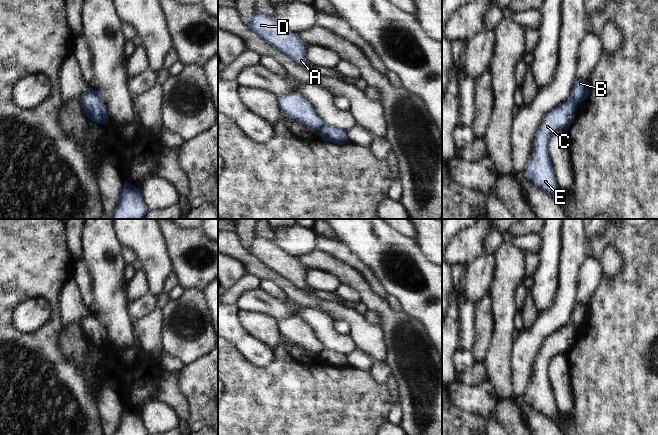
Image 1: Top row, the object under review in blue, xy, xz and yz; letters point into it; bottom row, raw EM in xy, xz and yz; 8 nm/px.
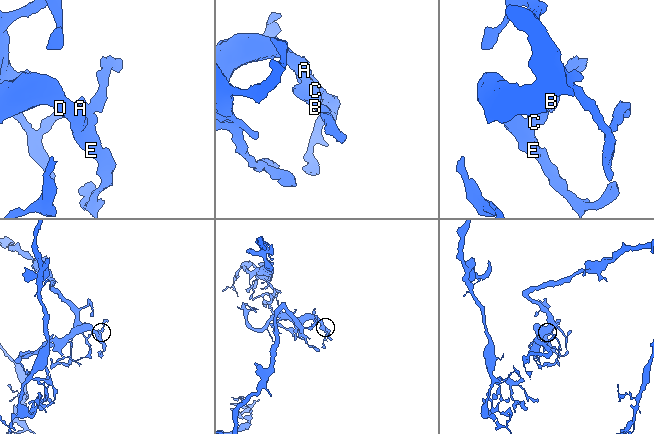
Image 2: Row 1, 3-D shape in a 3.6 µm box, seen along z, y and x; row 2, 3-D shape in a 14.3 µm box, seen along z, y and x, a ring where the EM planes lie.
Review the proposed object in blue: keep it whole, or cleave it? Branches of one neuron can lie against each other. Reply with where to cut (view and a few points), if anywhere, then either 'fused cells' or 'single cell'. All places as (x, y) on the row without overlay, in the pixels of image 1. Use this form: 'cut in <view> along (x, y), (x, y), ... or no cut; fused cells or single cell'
cut in yz along (570, 321), (576, 329); fused cells

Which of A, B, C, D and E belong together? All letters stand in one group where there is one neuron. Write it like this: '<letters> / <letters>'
A C D E / B

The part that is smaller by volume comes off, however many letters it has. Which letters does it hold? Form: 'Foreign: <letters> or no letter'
Foreign: B

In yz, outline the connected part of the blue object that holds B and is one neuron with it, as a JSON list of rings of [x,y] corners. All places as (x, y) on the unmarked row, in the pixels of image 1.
[[[579,302],[575,305],[573,313],[571,315],[571,322],[574,324],[575,328],[582,326],[587,323],[589,319],[589,312],[585,309],[586,303]]]

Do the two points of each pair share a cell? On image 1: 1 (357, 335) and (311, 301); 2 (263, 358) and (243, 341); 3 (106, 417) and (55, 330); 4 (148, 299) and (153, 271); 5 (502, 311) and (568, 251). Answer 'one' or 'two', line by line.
1: one
2: one
3: two
4: two
5: two

